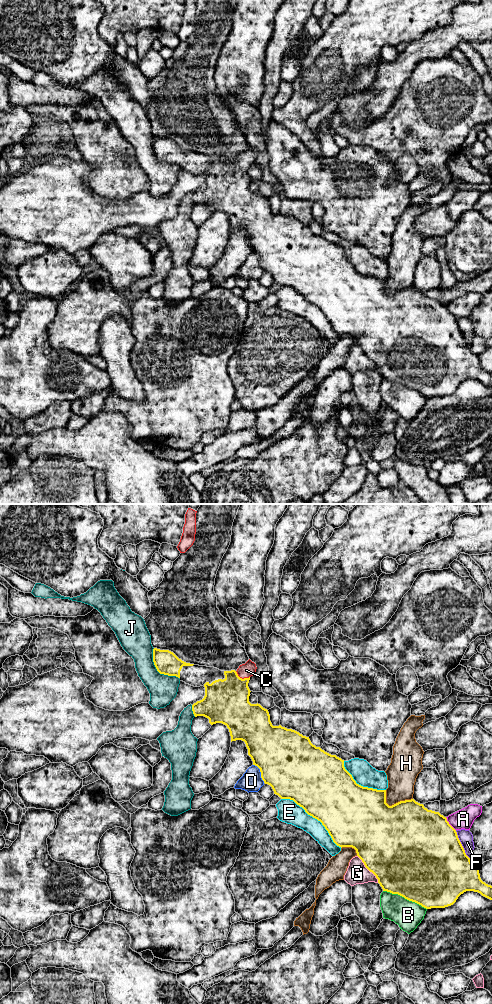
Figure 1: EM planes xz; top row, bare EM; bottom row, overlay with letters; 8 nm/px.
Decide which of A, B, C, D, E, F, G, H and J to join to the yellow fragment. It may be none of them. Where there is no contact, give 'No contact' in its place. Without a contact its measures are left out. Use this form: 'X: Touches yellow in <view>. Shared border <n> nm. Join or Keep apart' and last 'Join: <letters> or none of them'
A: Touches yellow in xz. Shared border 140 nm. Keep apart
B: Touches yellow in xz. Shared border 380 nm. Keep apart
C: Touches yellow in xz. Shared border 130 nm. Join
D: Touches yellow in xz. Shared border 180 nm. Keep apart
E: Touches yellow in xz. Shared border 650 nm. Keep apart
F: Touches yellow in xz. Shared border 260 nm. Keep apart
G: Touches yellow in xz. Shared border 280 nm. Keep apart
H: Touches yellow in xz. Shared border 240 nm. Keep apart
J: Touches yellow in xz. Shared border 320 nm. Keep apart
Join: C

